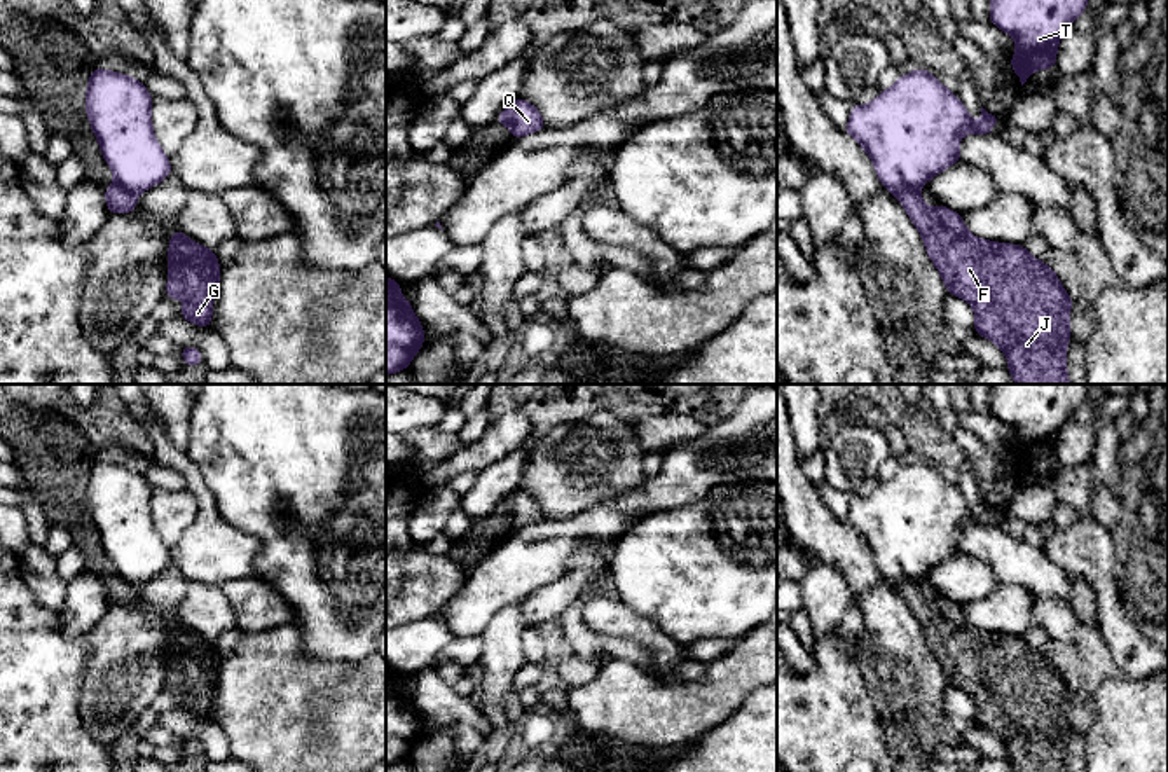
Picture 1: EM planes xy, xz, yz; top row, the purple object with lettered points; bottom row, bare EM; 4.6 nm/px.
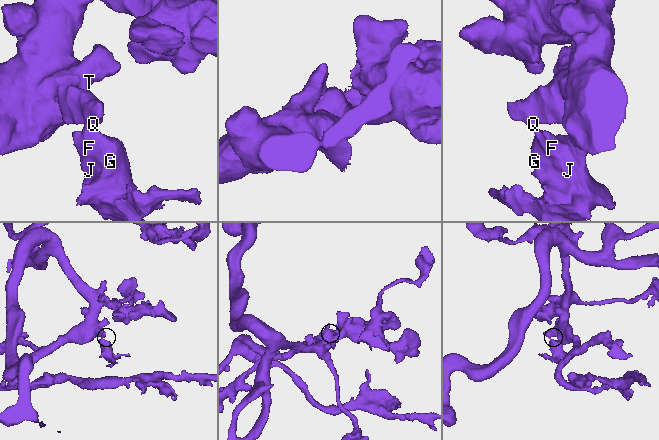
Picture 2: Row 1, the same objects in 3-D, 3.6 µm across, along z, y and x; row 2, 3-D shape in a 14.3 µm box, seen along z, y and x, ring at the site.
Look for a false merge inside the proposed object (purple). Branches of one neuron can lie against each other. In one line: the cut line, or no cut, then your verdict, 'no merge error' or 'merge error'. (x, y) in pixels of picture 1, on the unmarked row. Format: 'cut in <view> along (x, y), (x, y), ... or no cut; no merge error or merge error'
cut in yz along (915, 578), (901, 578), (893, 584); merge error

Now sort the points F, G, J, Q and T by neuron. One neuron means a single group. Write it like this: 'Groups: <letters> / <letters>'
Groups: F G J / Q T

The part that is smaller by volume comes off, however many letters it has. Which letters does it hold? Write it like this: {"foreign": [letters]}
{"foreign": ["F", "G", "J"]}

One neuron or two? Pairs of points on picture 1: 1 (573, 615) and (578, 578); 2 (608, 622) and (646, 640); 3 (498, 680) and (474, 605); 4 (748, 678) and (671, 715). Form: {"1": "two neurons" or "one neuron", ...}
{"1": "two neurons", "2": "one neuron", "3": "two neurons", "4": "one neuron"}

